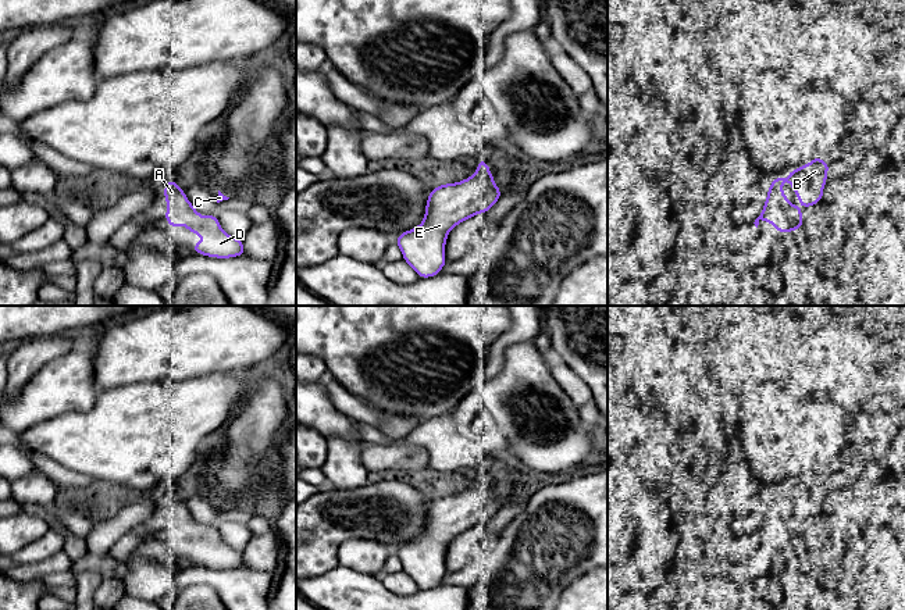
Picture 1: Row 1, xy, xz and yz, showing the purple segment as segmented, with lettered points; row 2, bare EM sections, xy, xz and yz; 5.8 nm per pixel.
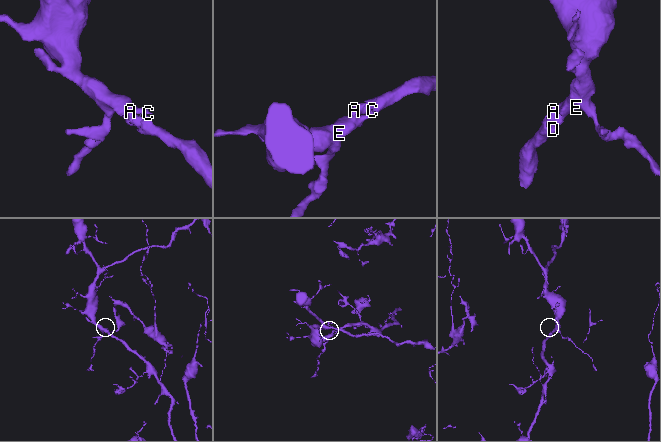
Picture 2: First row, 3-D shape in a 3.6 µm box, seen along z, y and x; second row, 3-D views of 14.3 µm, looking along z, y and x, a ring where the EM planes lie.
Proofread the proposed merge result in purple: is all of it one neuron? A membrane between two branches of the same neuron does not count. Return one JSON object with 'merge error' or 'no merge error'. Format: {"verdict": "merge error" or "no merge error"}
{"verdict": "no merge error"}

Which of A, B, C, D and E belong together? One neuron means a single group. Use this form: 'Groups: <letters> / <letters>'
Groups: A B C D E

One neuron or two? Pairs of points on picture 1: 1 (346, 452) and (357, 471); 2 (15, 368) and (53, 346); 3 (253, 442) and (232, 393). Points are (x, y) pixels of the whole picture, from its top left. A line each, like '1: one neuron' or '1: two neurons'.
1: one neuron
2: one neuron
3: two neurons

